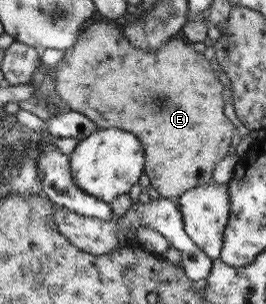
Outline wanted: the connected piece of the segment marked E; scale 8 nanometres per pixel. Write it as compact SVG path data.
M103 20L92 21L90 25L83 27L75 35L75 44L70 49L64 51L61 60L54 66L54 75L52 77L54 78L55 94L65 101L65 106L68 109L87 117L98 128L126 130L129 133L133 133L139 139L141 147L143 147L143 153L145 153L145 162L143 162L144 174L147 175L150 186L157 190L160 198L175 200L189 189L207 184L210 181L211 174L213 174L215 163L223 159L232 150L230 143L235 128L223 114L223 106L227 101L221 96L223 85L217 81L213 69L209 67L208 61L201 53L196 53L192 49L192 43L184 37L169 39L157 51L145 50L143 47L133 48L129 41L127 41L127 37L123 37L121 26L114 26L113 24L103 22Z

